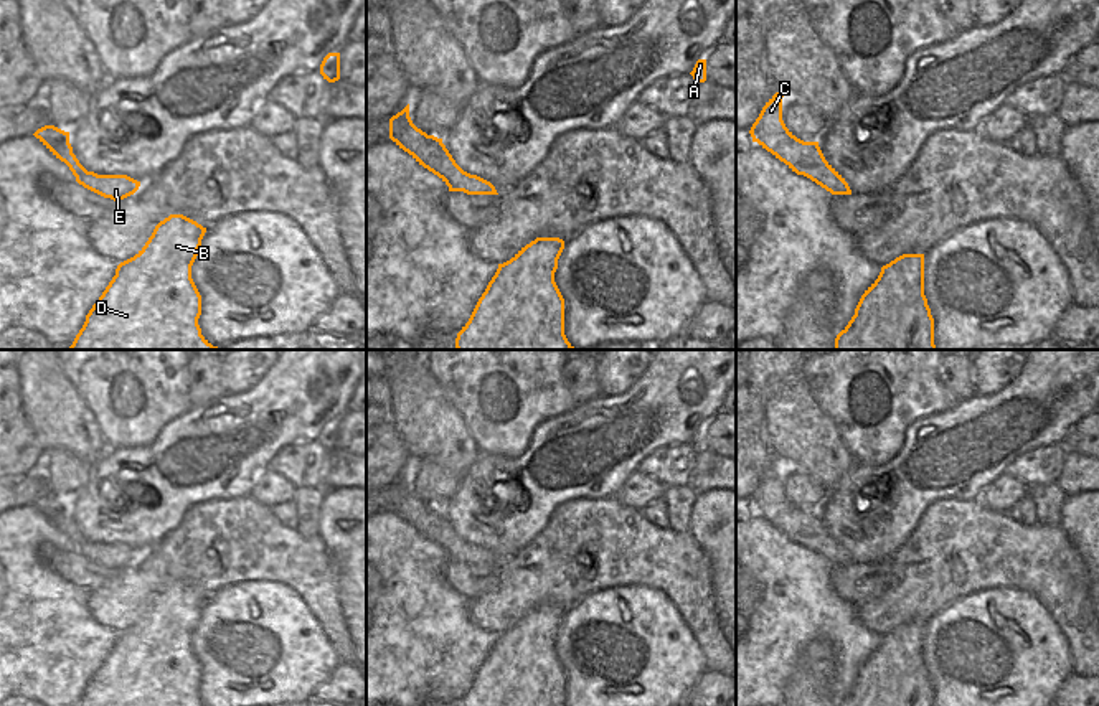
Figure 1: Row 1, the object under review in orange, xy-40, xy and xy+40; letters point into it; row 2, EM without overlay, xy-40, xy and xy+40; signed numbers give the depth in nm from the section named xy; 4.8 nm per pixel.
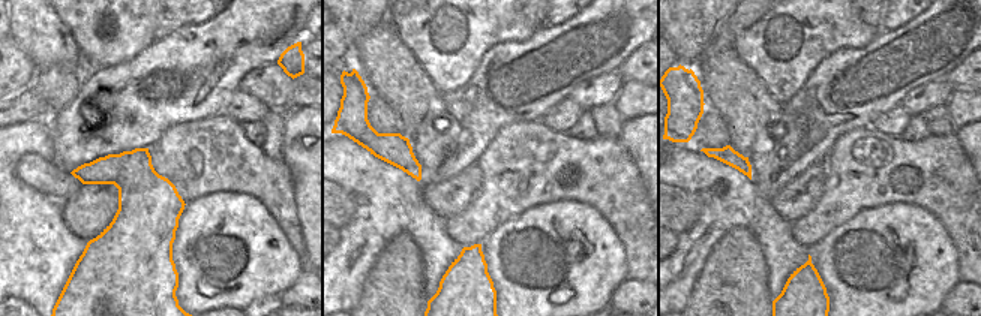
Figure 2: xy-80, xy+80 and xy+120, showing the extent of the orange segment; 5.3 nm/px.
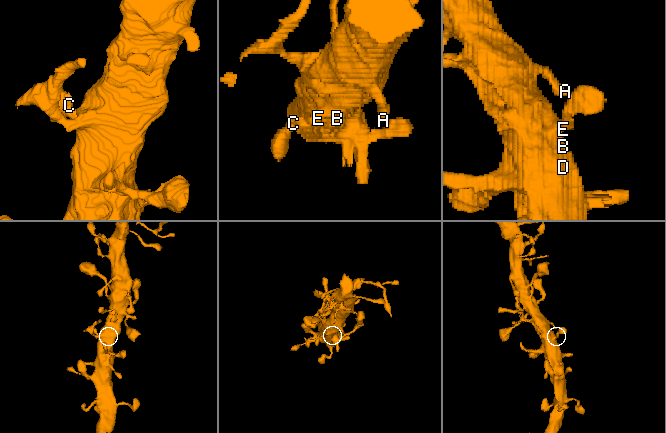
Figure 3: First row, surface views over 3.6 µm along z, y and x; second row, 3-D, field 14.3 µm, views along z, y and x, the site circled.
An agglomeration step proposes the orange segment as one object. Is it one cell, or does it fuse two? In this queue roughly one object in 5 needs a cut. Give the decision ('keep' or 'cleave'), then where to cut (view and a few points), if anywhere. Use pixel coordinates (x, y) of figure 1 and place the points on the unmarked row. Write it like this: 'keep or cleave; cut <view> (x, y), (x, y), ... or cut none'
keep; cut none

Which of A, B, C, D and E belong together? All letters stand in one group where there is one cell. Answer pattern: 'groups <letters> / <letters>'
groups A B C D E

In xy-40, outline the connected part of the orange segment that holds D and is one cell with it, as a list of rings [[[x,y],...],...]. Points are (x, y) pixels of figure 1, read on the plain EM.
[[[183,584],[160,591],[145,615],[117,635],[76,706],[203,706],[191,635],[205,602]]]

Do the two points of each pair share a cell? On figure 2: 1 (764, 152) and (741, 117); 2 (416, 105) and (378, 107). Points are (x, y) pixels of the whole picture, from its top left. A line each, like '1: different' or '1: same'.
1: different
2: different

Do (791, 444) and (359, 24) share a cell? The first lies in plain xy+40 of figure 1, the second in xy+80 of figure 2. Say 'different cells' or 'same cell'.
different cells

